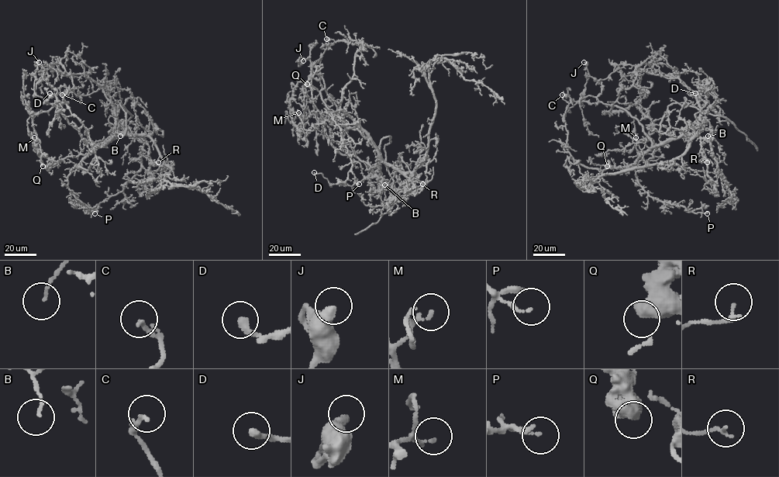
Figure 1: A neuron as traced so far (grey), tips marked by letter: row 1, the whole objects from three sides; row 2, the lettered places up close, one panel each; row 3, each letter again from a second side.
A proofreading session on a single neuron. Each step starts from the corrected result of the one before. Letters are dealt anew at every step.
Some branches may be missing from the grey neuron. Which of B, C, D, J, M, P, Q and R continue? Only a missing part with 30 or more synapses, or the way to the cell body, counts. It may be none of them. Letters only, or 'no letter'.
no letter

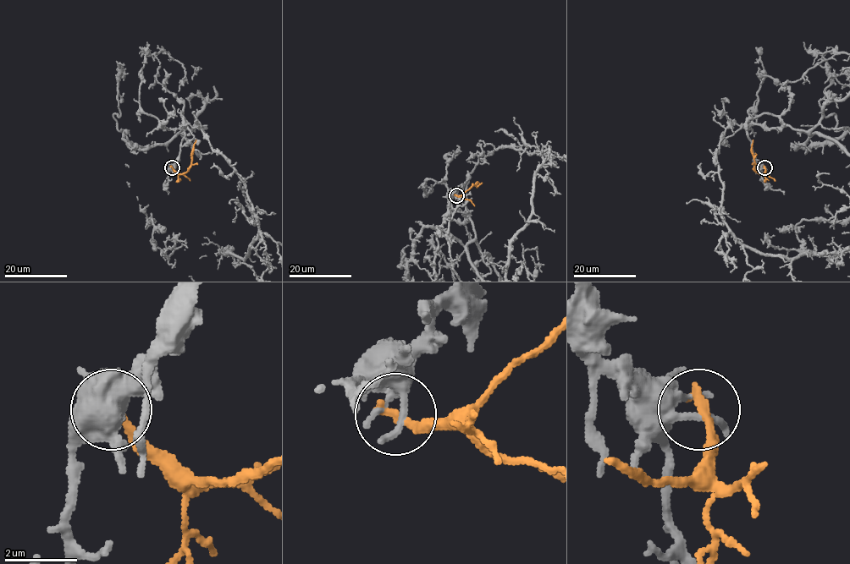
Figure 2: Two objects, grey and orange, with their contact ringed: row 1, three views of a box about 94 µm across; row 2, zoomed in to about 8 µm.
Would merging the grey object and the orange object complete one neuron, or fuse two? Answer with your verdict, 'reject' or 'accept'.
reject

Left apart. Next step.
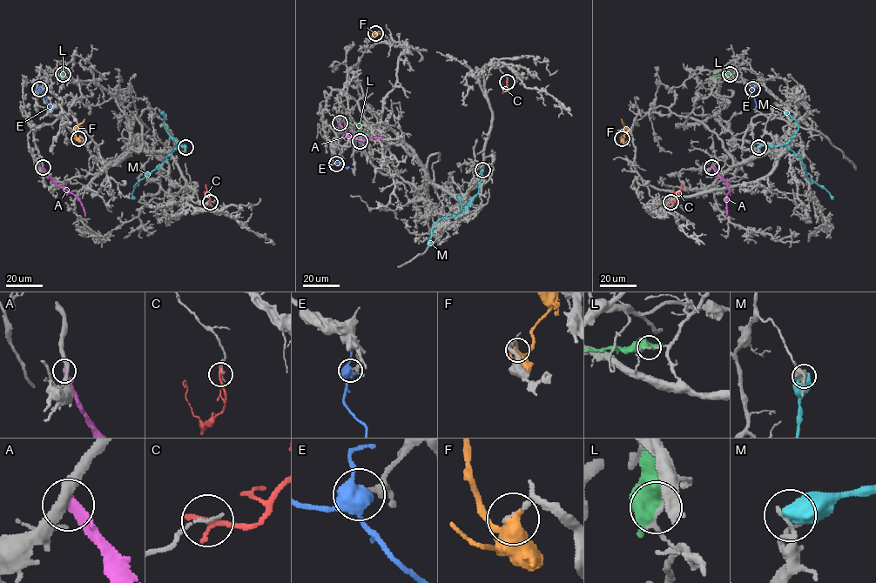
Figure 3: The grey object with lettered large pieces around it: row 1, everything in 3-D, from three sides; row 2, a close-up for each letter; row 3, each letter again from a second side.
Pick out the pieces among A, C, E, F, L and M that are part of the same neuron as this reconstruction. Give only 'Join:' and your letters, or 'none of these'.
Join: none of these

